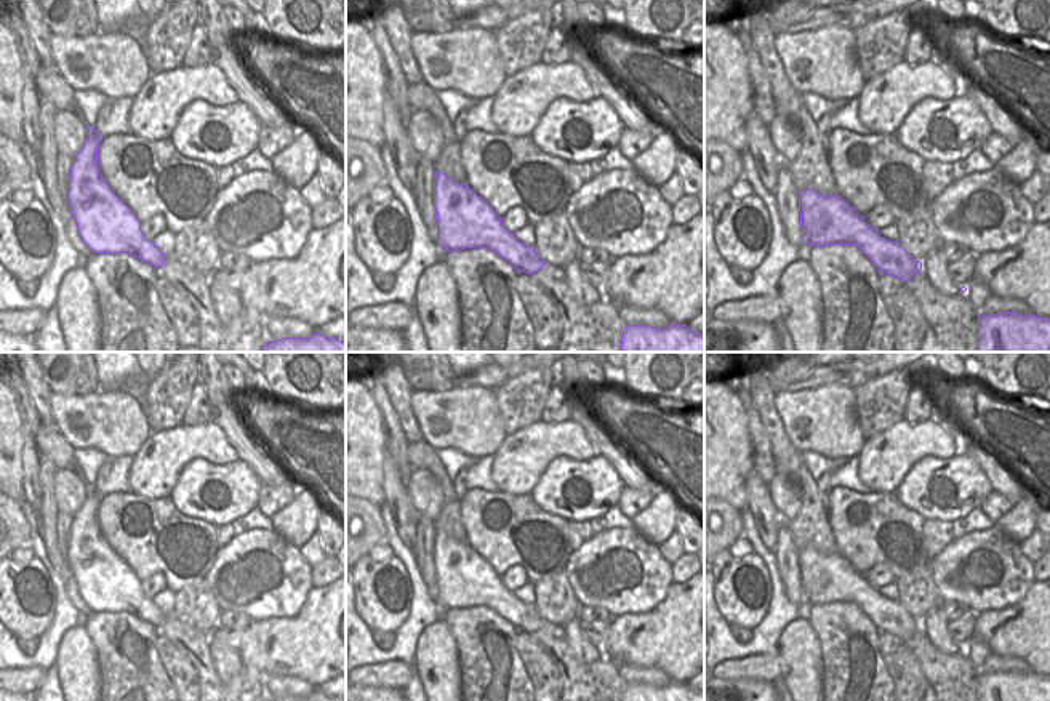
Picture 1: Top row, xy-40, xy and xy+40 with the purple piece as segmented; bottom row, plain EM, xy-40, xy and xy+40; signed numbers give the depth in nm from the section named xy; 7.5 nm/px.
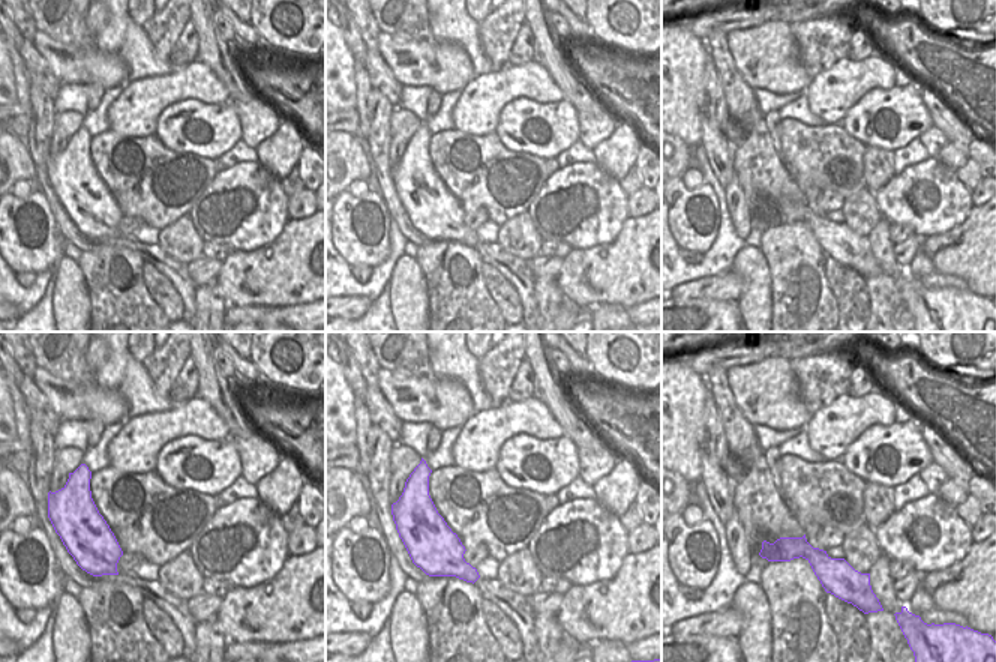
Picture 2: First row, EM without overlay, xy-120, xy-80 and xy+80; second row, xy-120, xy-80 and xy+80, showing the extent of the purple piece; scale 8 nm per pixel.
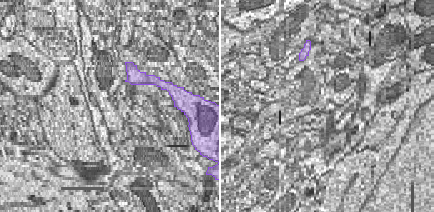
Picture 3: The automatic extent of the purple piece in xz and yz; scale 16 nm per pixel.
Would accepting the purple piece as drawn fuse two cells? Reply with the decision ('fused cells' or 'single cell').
single cell

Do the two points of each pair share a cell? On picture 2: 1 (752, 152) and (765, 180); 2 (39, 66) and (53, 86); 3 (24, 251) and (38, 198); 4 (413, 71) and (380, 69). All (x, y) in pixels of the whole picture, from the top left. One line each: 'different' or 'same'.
1: same
2: same
3: same
4: different

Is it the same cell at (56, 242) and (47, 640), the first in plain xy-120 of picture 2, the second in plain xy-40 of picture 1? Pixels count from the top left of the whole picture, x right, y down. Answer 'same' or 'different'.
different

